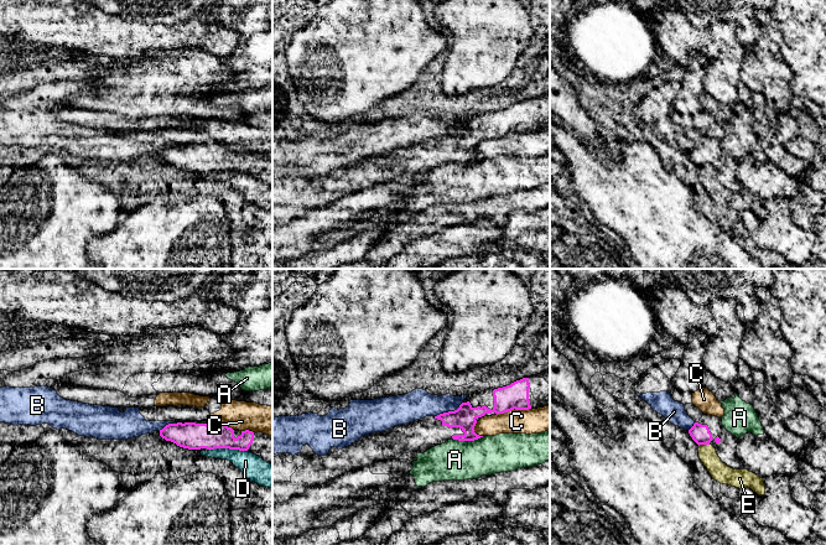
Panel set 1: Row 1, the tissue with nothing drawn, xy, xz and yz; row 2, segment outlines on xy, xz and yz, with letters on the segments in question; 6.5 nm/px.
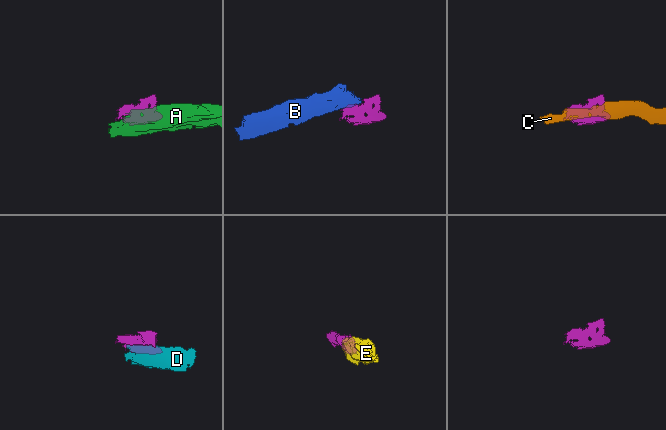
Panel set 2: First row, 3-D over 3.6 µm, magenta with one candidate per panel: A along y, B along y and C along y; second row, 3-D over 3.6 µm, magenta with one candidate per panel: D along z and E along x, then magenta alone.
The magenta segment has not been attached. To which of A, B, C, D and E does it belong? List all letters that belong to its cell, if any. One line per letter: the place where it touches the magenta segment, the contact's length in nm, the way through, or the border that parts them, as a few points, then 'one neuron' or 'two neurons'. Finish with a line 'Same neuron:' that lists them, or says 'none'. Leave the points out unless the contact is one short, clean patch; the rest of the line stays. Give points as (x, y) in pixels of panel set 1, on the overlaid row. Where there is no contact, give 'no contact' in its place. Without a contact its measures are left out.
A: contact xz (467, 440); length 200 nm; two neurons
B: contact xz (448, 411); length 200 nm; border xz (462, 401), (456, 409), (435, 416); two neurons
C: contact xz (513, 409); length 220 nm; two neurons
D: contact xy (228, 447); length 240 nm; two neurons
E: contact yz (704, 444); length 70 nm; border yz (708, 444), (699, 446); two neurons
Same neuron: none

